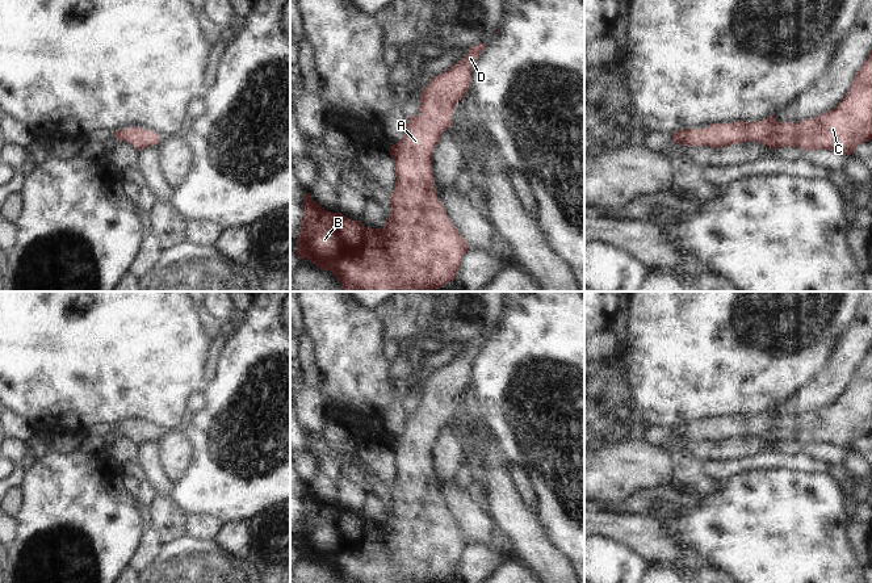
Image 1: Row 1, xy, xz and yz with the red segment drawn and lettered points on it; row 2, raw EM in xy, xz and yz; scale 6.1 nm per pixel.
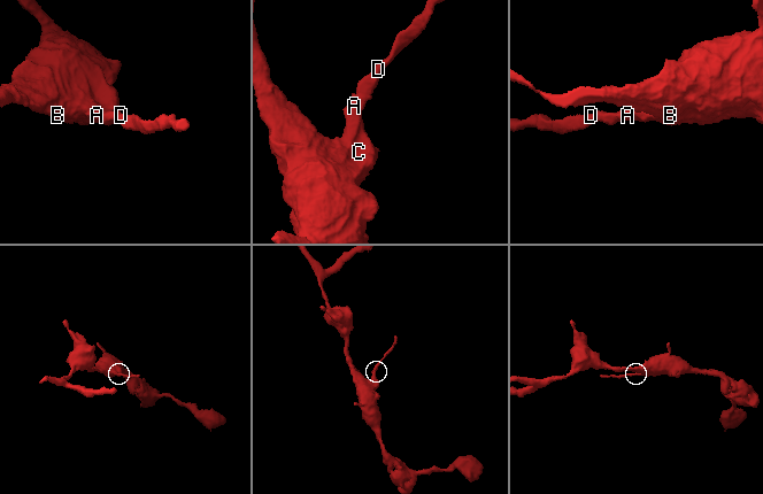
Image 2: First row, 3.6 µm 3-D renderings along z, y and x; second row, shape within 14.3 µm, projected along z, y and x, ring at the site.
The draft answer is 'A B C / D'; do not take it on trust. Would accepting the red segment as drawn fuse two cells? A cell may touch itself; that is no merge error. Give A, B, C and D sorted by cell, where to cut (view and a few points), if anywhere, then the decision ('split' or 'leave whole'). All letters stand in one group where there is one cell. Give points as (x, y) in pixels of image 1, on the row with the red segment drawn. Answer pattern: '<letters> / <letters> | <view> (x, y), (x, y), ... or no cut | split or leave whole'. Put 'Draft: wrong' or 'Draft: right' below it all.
A B C D | no cut | leave whole
Draft: wrong

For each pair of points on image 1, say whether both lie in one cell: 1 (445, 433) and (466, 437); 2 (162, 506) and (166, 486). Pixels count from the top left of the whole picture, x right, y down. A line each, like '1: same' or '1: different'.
1: different
2: different

